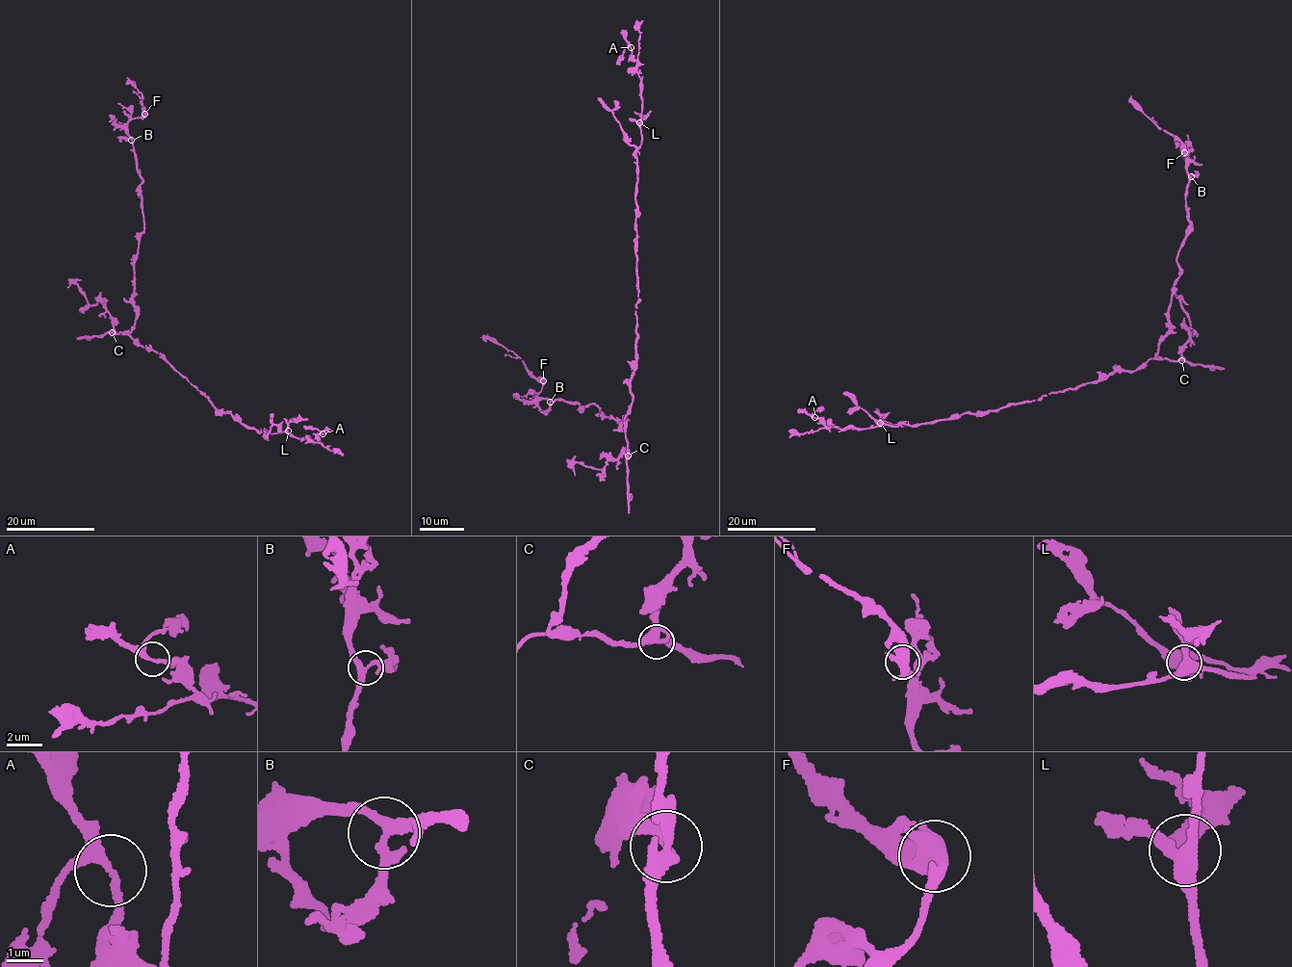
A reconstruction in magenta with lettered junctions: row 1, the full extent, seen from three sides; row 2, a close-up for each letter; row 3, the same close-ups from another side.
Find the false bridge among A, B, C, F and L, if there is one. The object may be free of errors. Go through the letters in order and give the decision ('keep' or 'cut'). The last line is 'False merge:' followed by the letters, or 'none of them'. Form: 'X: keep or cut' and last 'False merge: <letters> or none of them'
A: keep
B: keep
C: keep
F: keep
L: keep
False merge: none of them

